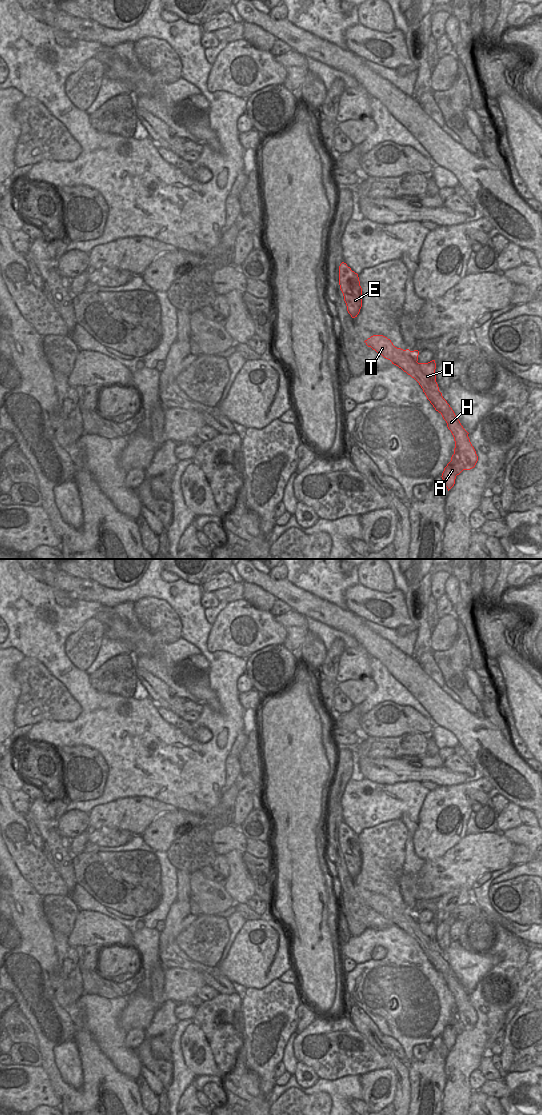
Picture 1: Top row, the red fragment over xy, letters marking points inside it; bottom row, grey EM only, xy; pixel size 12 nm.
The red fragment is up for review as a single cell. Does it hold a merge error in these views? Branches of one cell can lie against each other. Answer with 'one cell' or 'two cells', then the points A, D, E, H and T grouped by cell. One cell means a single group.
two cells; A / D E H T

